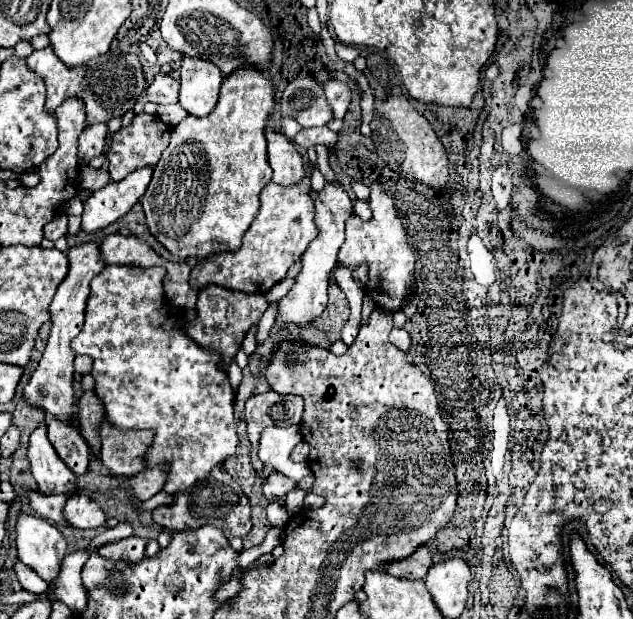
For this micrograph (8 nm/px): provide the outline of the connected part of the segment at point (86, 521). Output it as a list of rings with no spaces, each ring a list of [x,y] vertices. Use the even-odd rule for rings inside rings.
[[[78,494],[66,500],[64,508],[66,520],[74,528],[102,528],[106,524],[106,514],[98,506],[96,500],[92,500],[86,494]]]

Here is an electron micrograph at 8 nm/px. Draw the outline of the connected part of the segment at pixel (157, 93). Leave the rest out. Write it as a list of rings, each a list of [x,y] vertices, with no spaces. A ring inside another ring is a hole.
[[[158,74],[146,90],[146,100],[154,104],[176,104],[178,102],[180,82],[168,74]]]

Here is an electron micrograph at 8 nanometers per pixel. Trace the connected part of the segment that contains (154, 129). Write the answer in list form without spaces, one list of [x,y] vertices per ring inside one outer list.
[[[138,114],[134,116],[132,124],[126,128],[120,128],[114,136],[112,136],[112,146],[108,150],[108,160],[110,160],[110,176],[114,182],[126,178],[130,172],[144,168],[148,164],[156,164],[160,160],[162,150],[168,146],[170,142],[170,128],[158,118],[158,116],[150,116],[150,114]]]

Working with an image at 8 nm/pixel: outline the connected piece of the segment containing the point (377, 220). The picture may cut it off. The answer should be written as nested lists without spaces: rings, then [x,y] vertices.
[[[380,182],[370,186],[370,210],[372,220],[368,222],[360,220],[356,214],[352,214],[348,220],[346,240],[338,252],[338,260],[348,268],[356,268],[360,262],[366,262],[370,266],[370,282],[366,286],[368,296],[378,304],[378,308],[388,312],[402,310],[402,304],[408,298],[408,290],[414,286],[414,252],[408,246],[400,216],[396,216],[392,200],[384,196]]]

